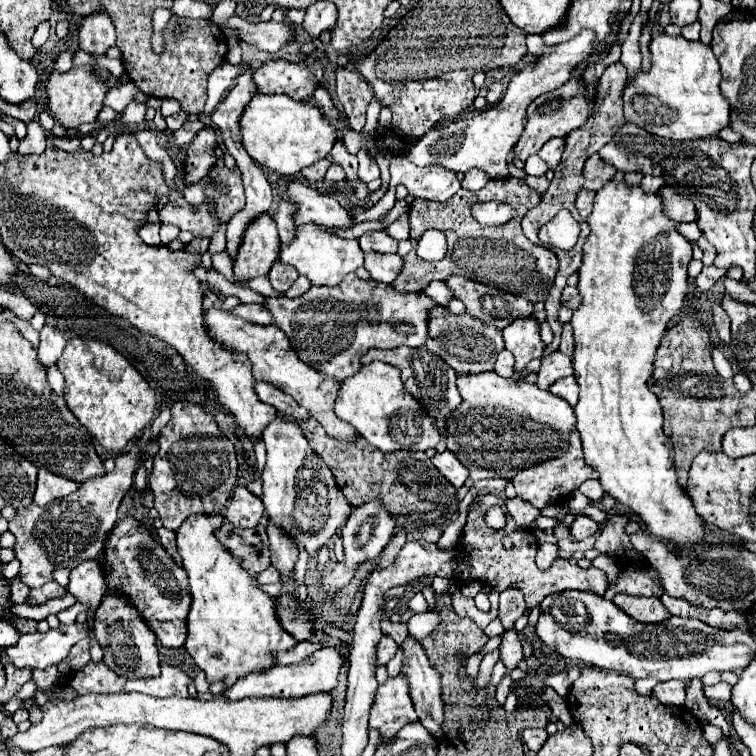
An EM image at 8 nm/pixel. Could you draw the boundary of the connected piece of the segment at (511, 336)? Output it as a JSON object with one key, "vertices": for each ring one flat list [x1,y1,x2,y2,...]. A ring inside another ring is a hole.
{"vertices":[[518,318,504,330,506,350,510,350,516,358,514,370,520,376,526,364,534,358,542,358,546,344,540,338,540,328,534,318]]}

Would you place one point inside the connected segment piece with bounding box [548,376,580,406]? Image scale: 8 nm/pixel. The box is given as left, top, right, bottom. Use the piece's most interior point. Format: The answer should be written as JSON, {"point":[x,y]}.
{"point":[567,387]}

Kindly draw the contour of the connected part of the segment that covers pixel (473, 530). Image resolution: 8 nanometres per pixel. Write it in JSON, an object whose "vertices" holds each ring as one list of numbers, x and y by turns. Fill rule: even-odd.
{"vertices":[[482,494,474,500,474,504,470,506,470,512,468,512,468,526,466,526,464,540,460,542,458,552,456,552,458,554,458,576,454,576,454,580,460,580,460,582,480,580,480,582,486,582,490,588,496,588,498,592,502,592,510,586,520,588,524,592,528,610,532,606,536,606,538,602,542,602,548,594,556,594,556,592,564,592,564,590,584,590,584,592,604,596,604,592,608,588,608,580,602,570,598,570,594,566,584,570,580,566,572,566,568,560,560,560,560,564,552,564,548,570,540,570,534,562,538,544,536,544,536,540,528,540,528,538,534,538,534,534,530,530,518,530,514,520,510,518,510,514,506,514,508,520,502,530,492,530,484,520,486,504,504,508,506,502,496,494],[504,536,512,536,514,546,510,550,504,550,504,546,502,546]]}

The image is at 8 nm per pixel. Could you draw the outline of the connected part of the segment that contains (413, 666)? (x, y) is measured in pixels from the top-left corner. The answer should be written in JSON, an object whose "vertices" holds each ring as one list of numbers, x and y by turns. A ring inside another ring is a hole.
{"vertices":[[414,636,402,642,404,666,402,672,410,682,410,696,420,724,434,734,438,740,444,740,444,702,440,694,440,674,430,666,422,644]]}

